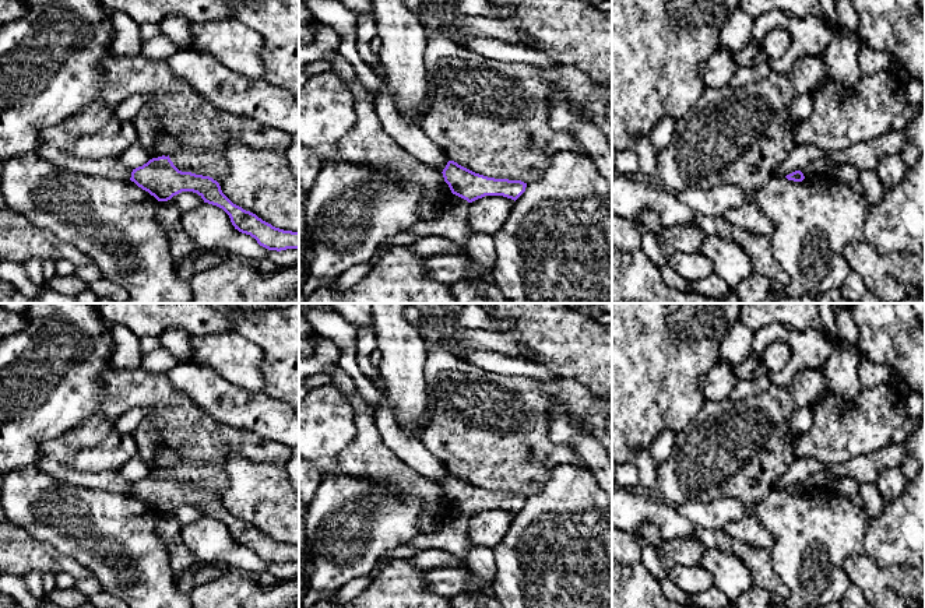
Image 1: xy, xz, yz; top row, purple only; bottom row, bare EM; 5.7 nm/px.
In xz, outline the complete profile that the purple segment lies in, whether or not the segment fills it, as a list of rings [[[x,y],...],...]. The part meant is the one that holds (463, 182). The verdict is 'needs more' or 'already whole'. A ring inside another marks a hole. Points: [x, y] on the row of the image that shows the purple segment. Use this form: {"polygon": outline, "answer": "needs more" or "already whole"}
{"polygon": [[[449,161],[442,173],[451,193],[468,203],[485,196],[503,196],[516,201],[527,187],[527,183],[521,180],[488,178],[454,161]]], "answer": "already whole"}

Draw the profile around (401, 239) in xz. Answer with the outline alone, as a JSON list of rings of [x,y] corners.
[[[404,232],[404,233],[398,233],[391,236],[390,239],[387,239],[384,243],[381,243],[377,250],[374,252],[374,256],[377,257],[384,257],[386,253],[395,246],[408,246],[412,242],[415,242],[419,236],[415,236],[412,233]]]

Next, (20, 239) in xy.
[[[0,210],[0,260],[68,260],[75,267],[91,264],[91,260],[75,246],[61,242],[52,232],[39,229],[20,212]]]

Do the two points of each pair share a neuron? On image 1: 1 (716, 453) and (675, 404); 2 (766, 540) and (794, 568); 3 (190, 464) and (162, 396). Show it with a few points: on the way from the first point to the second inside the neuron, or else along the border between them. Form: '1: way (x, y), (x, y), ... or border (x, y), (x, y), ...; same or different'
1: border (706, 401), (678, 433); different
2: border (762, 526), (773, 537), (773, 547), (770, 549); different
3: way (190, 447), (176, 431), (172, 413); same

